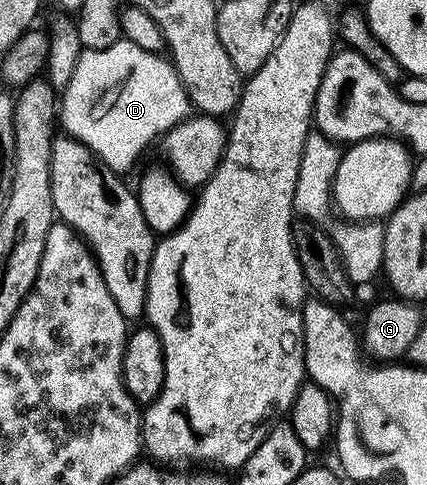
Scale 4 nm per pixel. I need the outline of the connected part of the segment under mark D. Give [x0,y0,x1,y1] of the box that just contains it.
[61,40,189,175]

